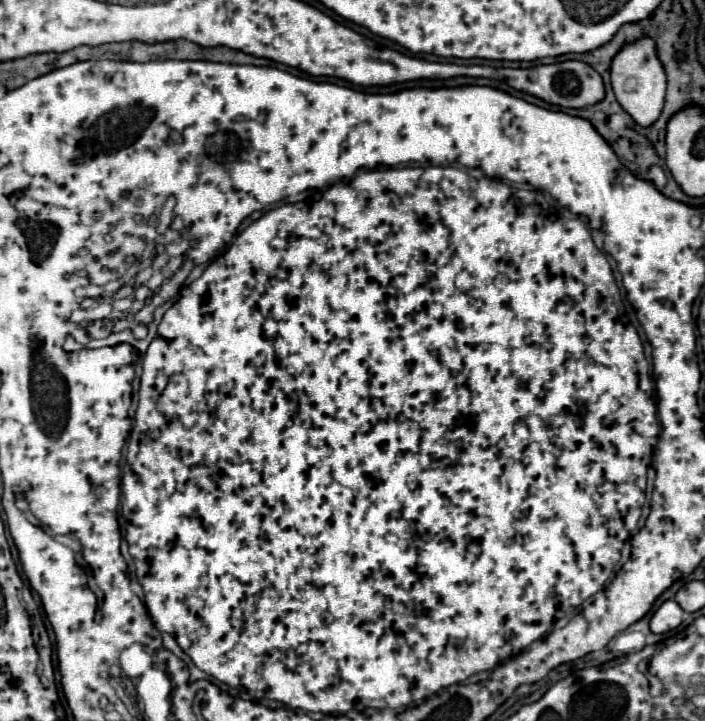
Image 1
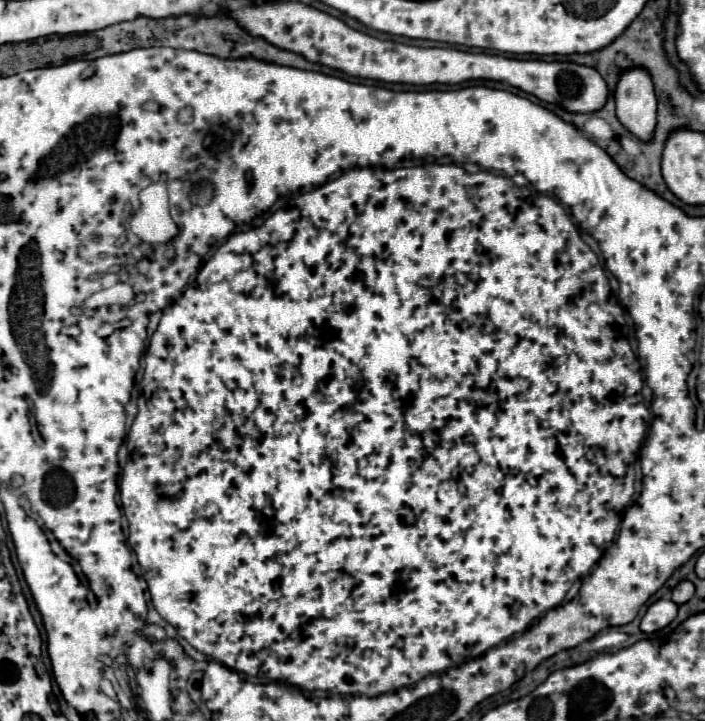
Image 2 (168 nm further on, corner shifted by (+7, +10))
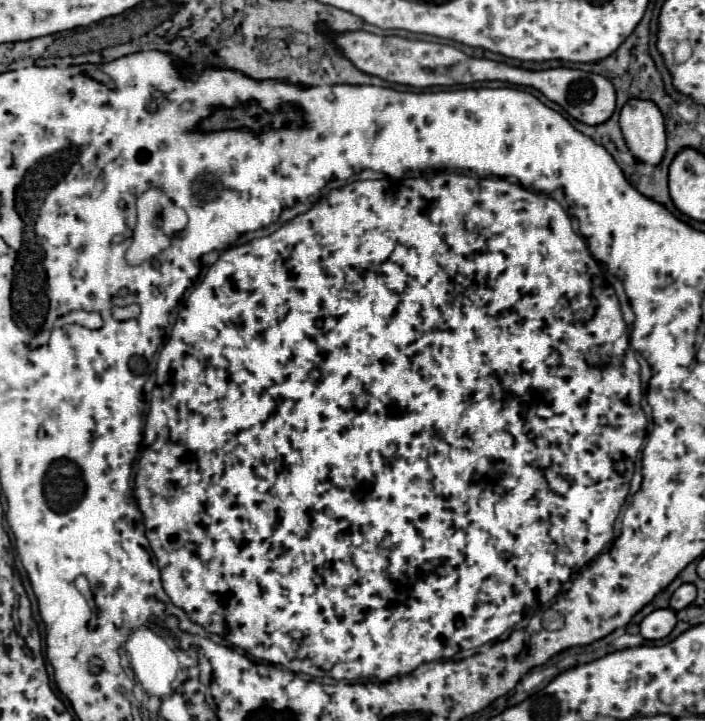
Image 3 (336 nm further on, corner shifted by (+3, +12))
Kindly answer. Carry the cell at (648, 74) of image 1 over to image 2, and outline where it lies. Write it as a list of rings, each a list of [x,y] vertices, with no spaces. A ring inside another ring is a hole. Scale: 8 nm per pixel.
[[[643,66],[625,68],[615,88],[617,118],[641,140],[649,140],[655,130],[657,98],[651,86],[651,74]]]

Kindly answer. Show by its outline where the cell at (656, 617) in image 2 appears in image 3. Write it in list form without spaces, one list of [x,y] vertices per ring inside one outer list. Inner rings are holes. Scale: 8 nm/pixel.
[[[655,610],[641,622],[641,636],[645,640],[661,640],[671,634],[675,628],[675,612],[673,610]]]

